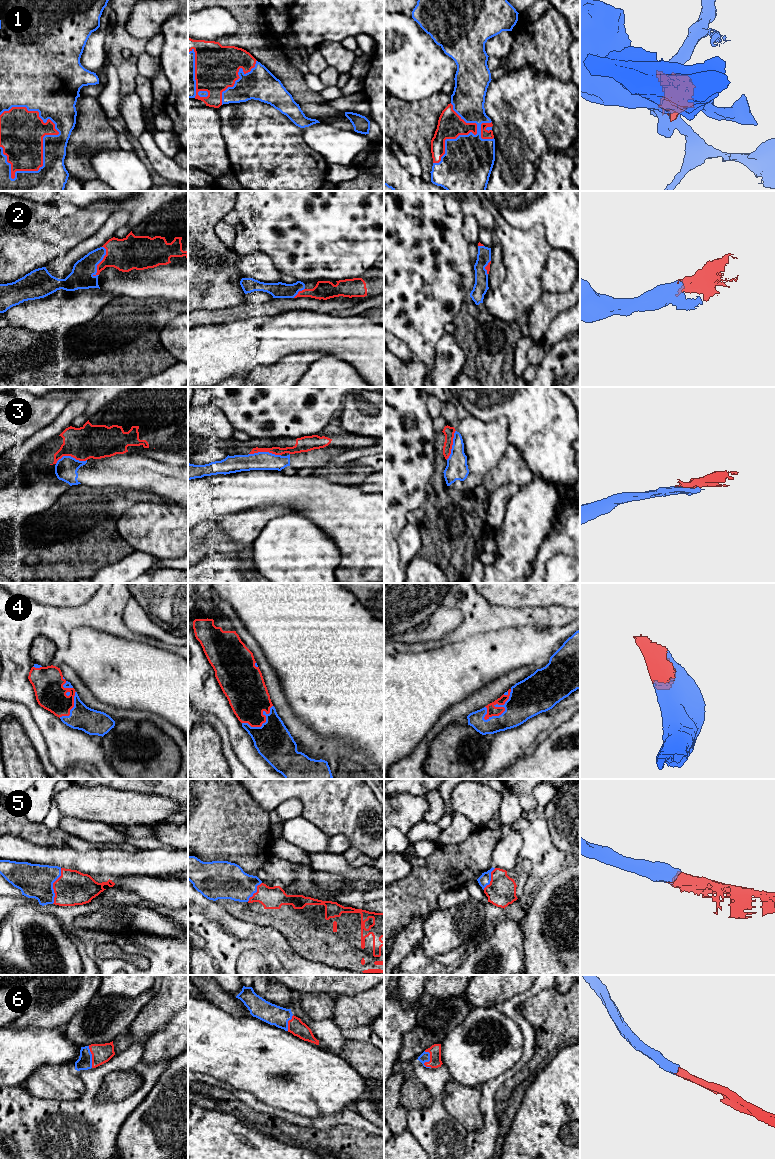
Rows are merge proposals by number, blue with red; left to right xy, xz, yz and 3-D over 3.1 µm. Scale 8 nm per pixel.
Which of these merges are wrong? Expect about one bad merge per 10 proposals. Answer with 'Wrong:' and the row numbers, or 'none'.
Wrong: 3

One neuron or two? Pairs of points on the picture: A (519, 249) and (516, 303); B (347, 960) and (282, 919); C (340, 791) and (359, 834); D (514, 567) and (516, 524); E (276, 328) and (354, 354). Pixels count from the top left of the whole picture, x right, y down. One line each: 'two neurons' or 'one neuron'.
A: one neuron
B: one neuron
C: one neuron
D: one neuron
E: one neuron

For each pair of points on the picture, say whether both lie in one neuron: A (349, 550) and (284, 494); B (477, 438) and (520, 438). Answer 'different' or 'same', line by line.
A: same
B: different

